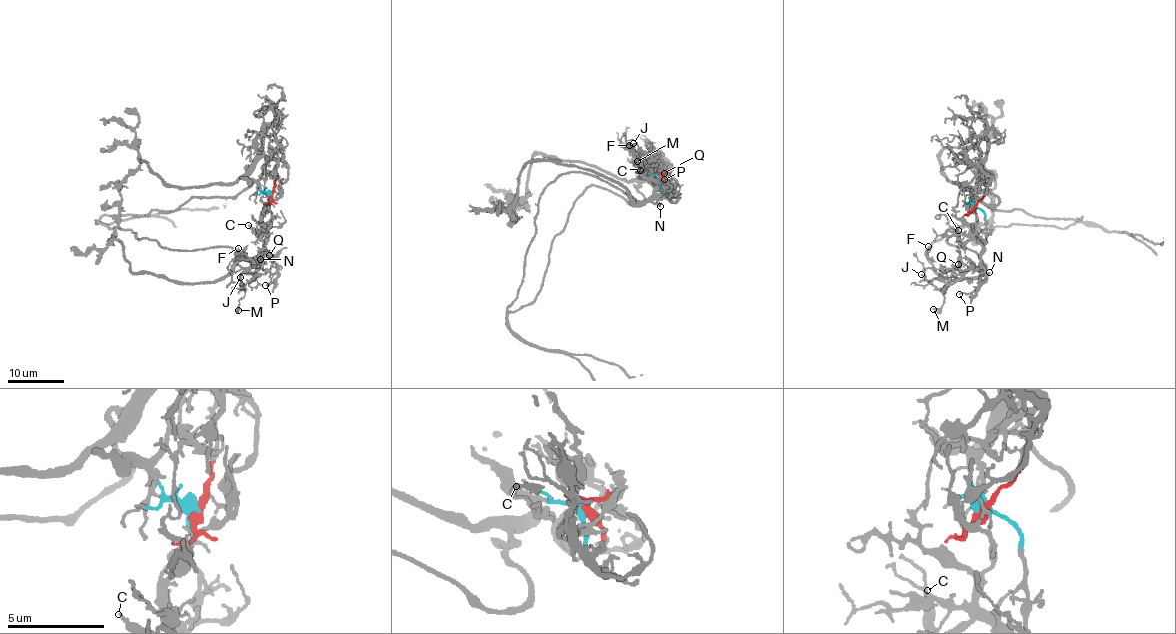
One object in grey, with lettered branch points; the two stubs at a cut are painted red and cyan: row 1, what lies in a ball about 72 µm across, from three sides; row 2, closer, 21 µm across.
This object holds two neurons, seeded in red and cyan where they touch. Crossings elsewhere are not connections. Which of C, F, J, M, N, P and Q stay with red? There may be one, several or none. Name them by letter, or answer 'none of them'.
none of them

